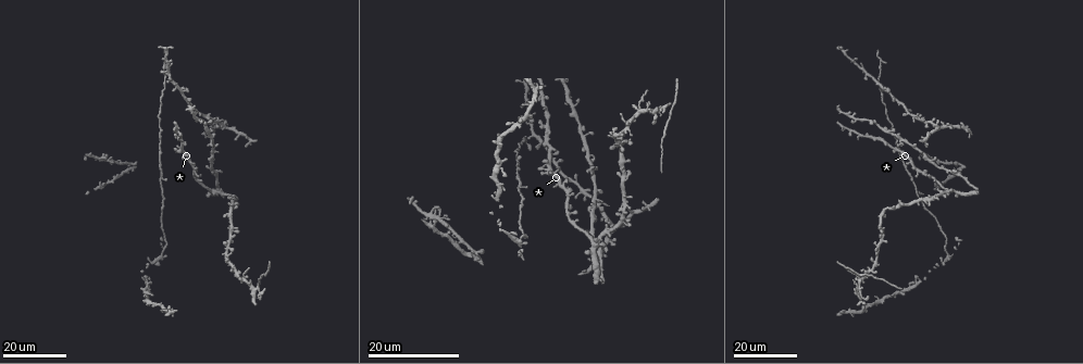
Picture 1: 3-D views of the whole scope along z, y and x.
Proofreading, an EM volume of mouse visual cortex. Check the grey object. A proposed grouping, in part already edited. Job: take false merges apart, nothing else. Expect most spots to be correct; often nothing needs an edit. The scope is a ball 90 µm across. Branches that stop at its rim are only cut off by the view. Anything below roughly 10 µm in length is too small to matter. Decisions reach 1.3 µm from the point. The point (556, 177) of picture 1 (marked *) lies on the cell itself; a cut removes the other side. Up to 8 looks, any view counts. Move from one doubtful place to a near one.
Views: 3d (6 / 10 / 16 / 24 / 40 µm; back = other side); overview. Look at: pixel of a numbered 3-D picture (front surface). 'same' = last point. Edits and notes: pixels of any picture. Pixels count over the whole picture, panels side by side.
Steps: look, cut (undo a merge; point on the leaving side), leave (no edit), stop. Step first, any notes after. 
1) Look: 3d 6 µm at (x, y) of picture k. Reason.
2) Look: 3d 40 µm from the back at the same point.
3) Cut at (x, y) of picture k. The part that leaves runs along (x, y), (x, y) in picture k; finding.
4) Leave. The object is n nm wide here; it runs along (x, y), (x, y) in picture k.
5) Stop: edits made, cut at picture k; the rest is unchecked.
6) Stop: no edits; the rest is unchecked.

Look: 3d 24 µm at (546, 169) of picture 1.

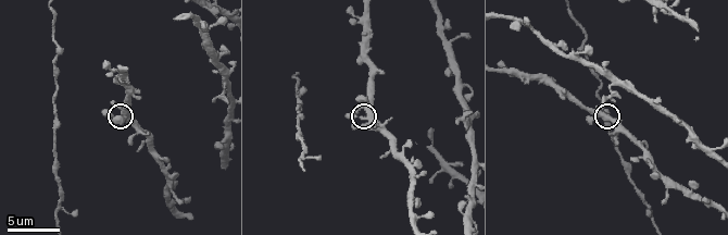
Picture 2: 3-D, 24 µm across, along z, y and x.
Look: 3d 6 µm at (361, 118) of picture 2.

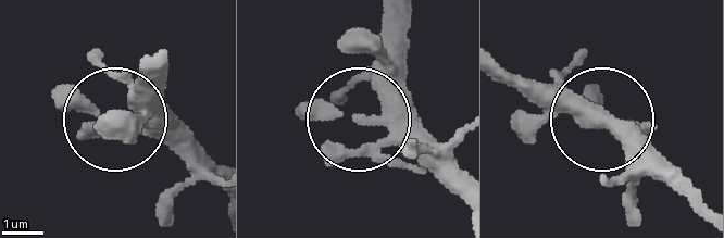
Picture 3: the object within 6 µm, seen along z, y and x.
Leave. One cell here.

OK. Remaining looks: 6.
Look: 3d 16 µm at (55, 209) of picture 2. A fork.

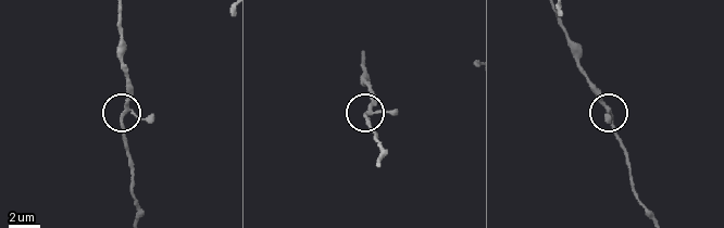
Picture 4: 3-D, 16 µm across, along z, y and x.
Leave. 3 arms meet here; one cell here.

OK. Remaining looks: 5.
Look: 3d 16 µm at (228, 128) of picture 1.

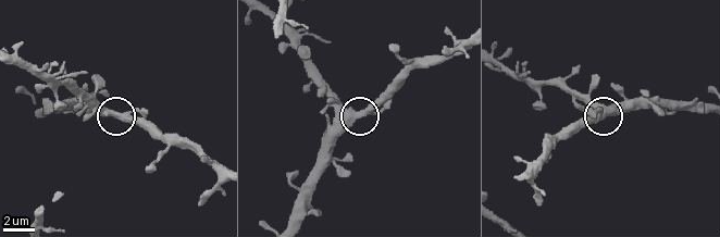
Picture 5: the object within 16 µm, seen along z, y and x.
Look: 3d 6 µm at (605, 115) of picture 5.

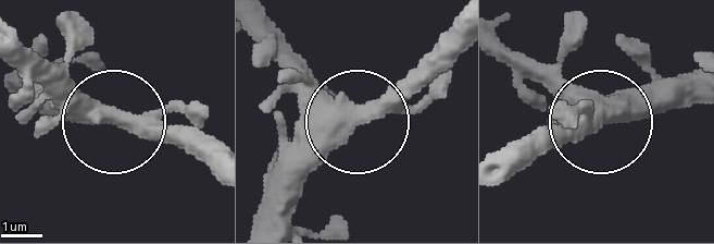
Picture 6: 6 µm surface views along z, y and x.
Leave. It runs along (12, 41), (116, 121), (196, 135) in picture 6; one cell here.

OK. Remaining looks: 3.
Look: 3d 16 µm at (859, 274) of picture 1. Narrows sharply.

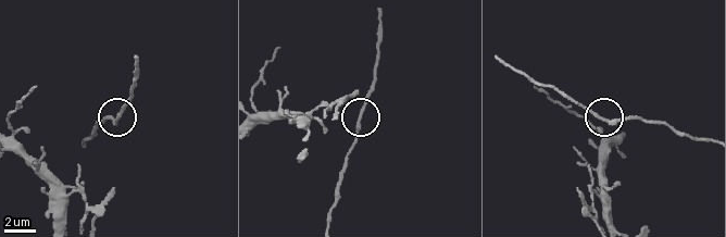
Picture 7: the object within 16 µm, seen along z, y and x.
Look: 3d 6 µm at (358, 122) of picture 7.

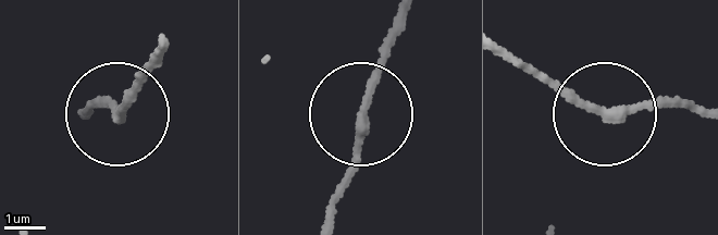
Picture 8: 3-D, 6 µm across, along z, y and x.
Leave. All the same cell.

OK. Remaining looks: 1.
Stop: no edits; the rest is unchecked.

